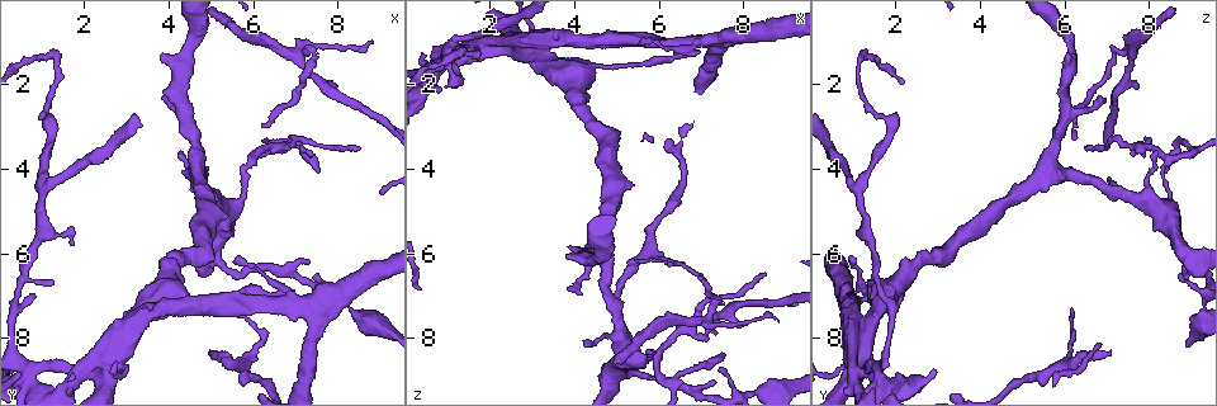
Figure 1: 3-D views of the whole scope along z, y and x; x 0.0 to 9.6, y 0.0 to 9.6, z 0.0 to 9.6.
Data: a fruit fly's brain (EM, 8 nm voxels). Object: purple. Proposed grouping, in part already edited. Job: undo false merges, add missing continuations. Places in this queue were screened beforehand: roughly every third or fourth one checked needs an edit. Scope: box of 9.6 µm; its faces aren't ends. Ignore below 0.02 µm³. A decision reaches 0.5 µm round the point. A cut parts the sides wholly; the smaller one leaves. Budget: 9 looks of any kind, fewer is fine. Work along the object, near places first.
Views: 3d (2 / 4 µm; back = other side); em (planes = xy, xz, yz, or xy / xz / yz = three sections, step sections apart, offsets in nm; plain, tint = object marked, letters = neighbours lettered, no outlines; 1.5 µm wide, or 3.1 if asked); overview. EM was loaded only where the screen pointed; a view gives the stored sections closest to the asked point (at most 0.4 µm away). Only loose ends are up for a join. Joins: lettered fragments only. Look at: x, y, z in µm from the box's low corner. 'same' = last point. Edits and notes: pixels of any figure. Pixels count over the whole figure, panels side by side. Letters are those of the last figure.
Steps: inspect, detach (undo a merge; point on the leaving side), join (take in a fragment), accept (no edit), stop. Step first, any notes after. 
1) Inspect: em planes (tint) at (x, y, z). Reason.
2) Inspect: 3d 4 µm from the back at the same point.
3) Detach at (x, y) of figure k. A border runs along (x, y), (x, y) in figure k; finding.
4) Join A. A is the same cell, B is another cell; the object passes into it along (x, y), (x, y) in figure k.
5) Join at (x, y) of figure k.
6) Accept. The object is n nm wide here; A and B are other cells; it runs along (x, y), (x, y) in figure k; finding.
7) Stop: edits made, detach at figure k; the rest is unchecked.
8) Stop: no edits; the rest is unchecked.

Inspect: 3d 2 µm from the back at (0.75, 9.15, 1.65). Closes a loop.

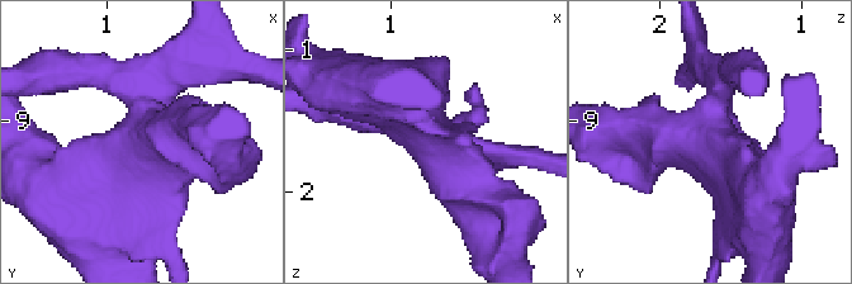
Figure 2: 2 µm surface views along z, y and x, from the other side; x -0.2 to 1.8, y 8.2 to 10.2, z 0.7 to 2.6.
Inspect: em planes (tint) at (0.70, 9.10, 1.64).

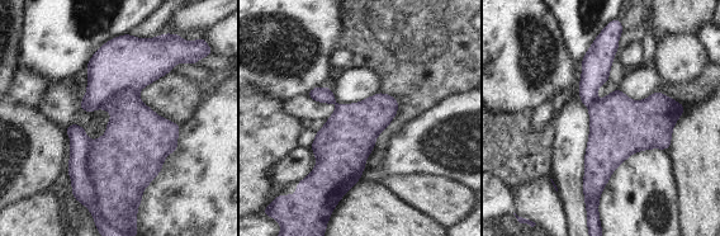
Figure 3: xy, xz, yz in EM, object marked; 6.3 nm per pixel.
Inspect: em planes (letters) at the same point.

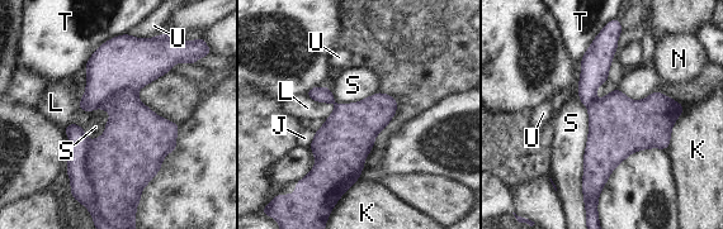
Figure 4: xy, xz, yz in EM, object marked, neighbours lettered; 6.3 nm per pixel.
Detach at (119, 163) of figure 4. J, K, L, N, S, T and U are other cells; a border runs along (85, 153), (85, 171), (97, 206) in figure 4; a second neuron is stuck on.

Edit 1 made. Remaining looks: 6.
Inspect: em planes (plain) at (6.80, 6.90, 1.00). Thin end.

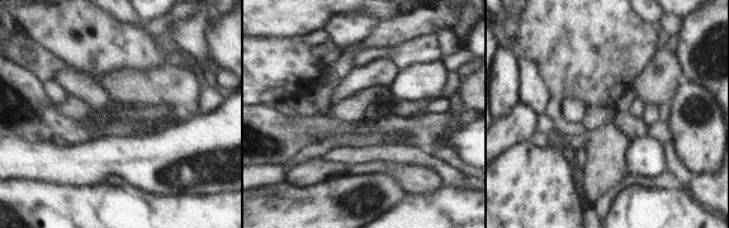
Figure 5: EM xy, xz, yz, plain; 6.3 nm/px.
Inspect: em planes (letters) at the same point.

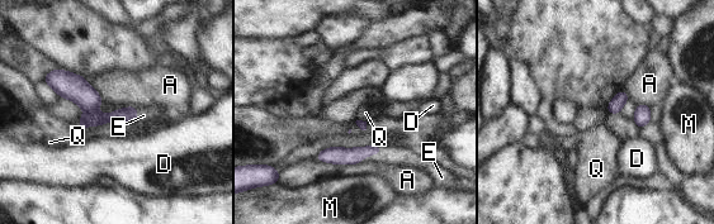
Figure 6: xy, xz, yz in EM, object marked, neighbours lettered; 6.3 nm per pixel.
Join E. E is the same cell, A, D, M and Q are other cells; the object passes into it along (334, 155), (372, 153), (389, 155) in figure 6; the neuron continues.

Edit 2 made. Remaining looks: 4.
Inspect: 3d 4 µm at (3.85, 1.30, 6.05). Branch stops here.

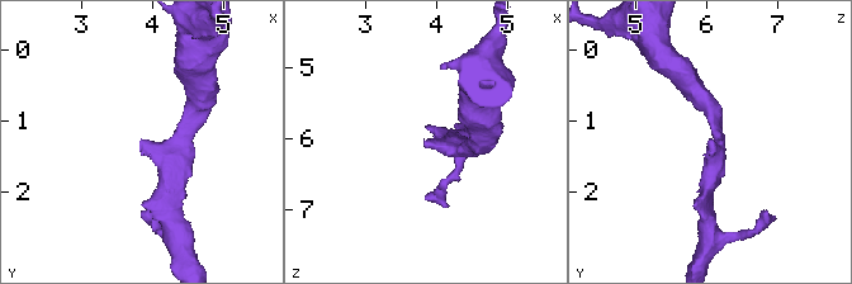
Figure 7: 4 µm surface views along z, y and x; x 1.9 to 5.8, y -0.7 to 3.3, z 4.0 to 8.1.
Inspect: em yz step 4 (letters) at (3.85, 1.30, 6.05). Now the EM.

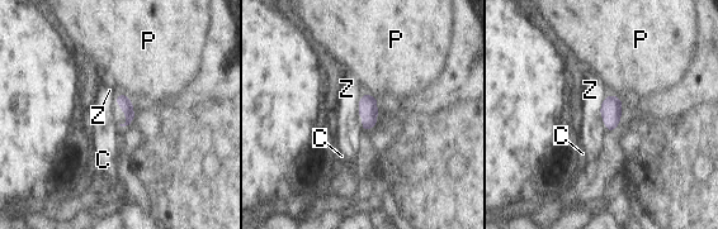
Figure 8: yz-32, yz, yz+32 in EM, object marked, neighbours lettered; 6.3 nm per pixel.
Accept. C, P and Z are other cells; none of them fits.

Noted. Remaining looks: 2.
Stop: edits made, detach at figure 4, join at figure 6; the rest is unchecked.

